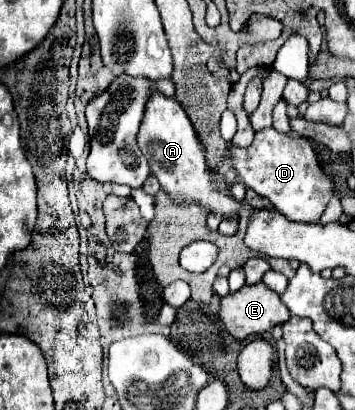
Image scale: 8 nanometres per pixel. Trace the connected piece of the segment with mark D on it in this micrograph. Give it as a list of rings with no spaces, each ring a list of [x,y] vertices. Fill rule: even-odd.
[[[275,128],[255,132],[255,140],[247,148],[231,146],[233,168],[239,180],[267,198],[283,216],[295,222],[319,222],[329,198],[333,196],[333,182],[323,174],[311,144],[305,138],[281,134]]]

